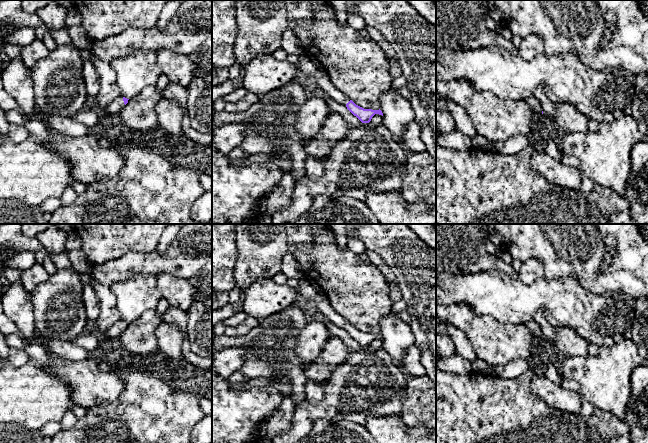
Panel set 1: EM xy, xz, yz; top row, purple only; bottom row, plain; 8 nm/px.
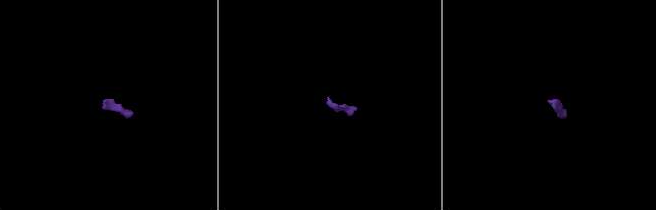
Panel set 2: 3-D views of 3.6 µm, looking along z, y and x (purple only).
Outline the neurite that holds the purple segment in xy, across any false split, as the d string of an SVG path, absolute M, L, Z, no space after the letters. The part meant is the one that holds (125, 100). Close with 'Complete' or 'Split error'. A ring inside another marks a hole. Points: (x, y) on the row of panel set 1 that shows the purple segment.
M120 96L117 99L113 100L110 102L107 106L107 112L113 114L113 115L118 115L119 112L122 110L122 108L128 103L127 98Z. Split error

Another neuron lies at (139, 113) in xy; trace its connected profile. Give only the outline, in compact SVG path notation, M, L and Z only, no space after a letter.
M155 86L145 87L140 94L130 98L117 115L120 125L141 131L155 129L159 126L156 106L162 98Z

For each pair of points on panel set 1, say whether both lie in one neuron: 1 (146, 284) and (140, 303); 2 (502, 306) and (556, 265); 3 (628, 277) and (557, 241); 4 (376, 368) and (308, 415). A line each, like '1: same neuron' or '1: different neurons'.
1: same neuron
2: different neurons
3: same neuron
4: same neuron

